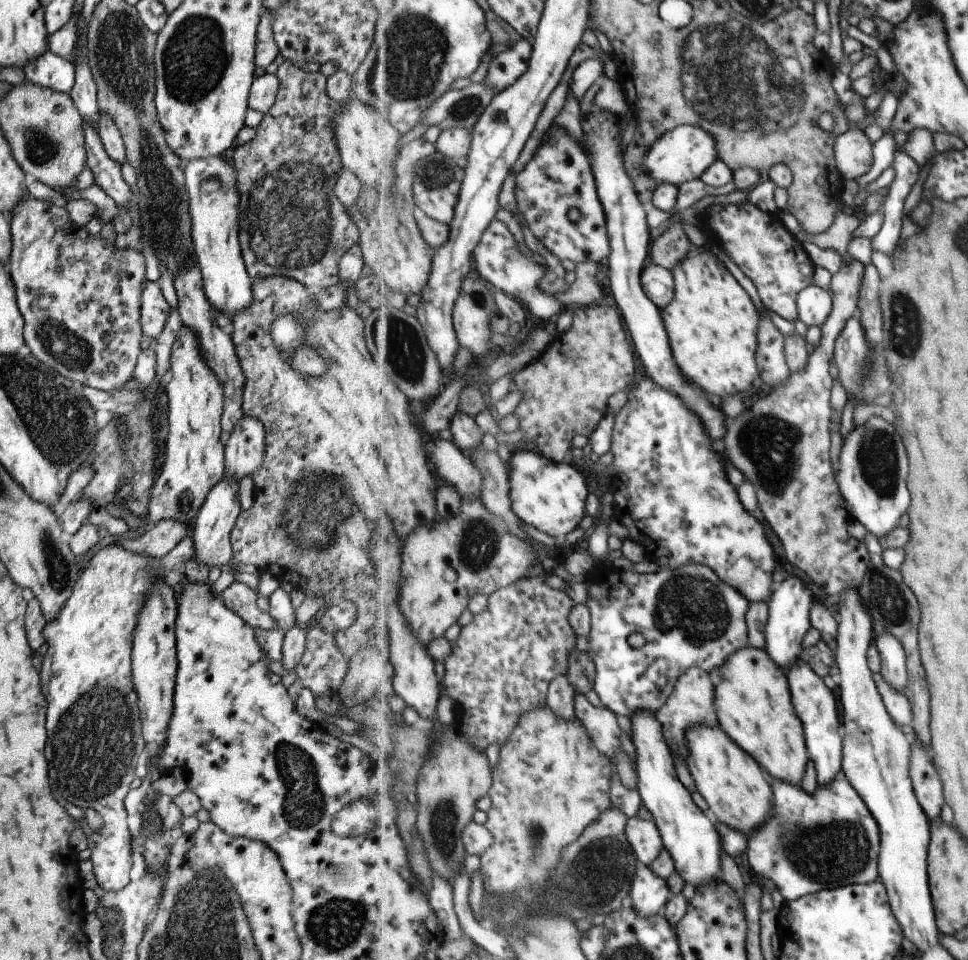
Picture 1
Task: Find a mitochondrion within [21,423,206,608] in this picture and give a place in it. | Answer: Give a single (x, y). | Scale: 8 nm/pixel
(58, 575)

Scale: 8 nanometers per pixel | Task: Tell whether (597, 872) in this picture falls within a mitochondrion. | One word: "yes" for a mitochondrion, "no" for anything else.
yes

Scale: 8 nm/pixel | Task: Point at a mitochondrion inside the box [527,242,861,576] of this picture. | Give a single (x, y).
(772, 446)

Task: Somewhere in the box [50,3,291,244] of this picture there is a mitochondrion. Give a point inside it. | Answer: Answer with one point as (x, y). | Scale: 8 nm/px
(196, 58)

